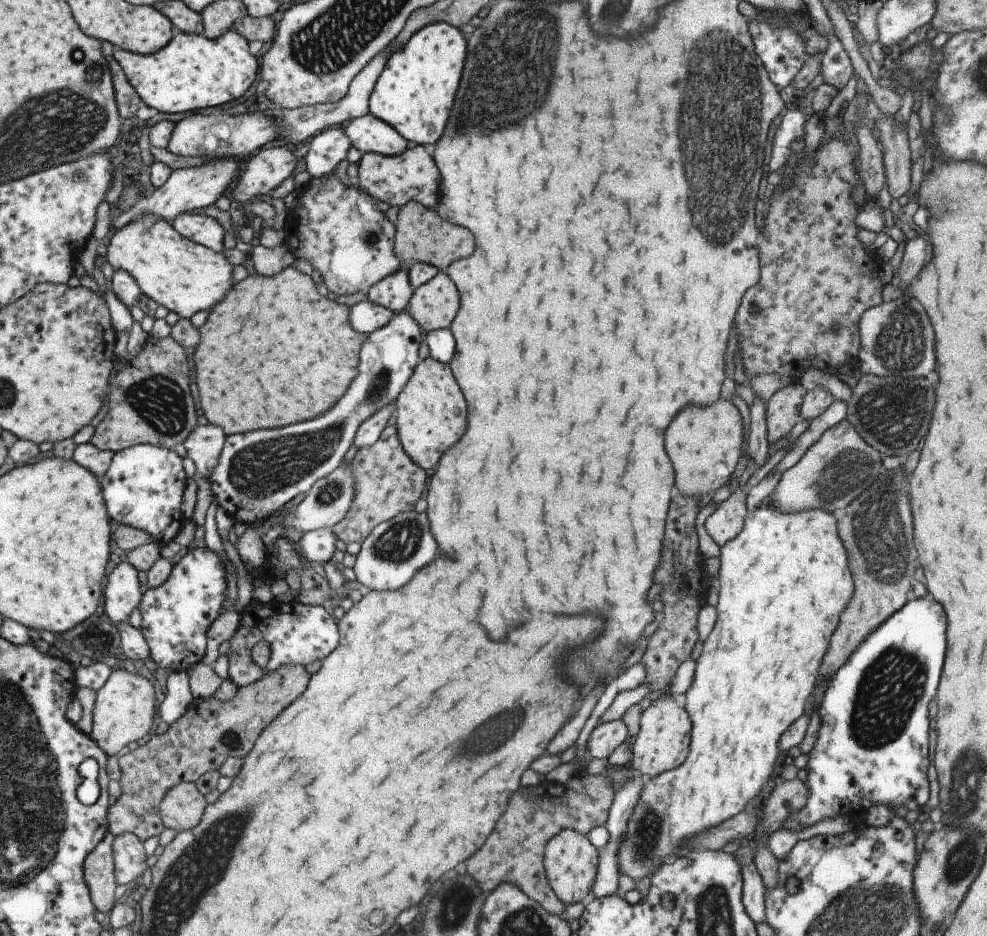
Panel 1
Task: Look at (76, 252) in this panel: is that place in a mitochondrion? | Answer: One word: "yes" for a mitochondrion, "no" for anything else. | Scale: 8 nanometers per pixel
no

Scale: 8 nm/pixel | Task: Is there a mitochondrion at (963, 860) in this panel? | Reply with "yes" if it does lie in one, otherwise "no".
yes

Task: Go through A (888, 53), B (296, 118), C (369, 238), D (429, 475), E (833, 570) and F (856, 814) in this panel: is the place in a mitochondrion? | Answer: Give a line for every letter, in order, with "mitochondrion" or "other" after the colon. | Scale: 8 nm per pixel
A: other
B: other
C: mitochondrion
D: other
E: other
F: other

